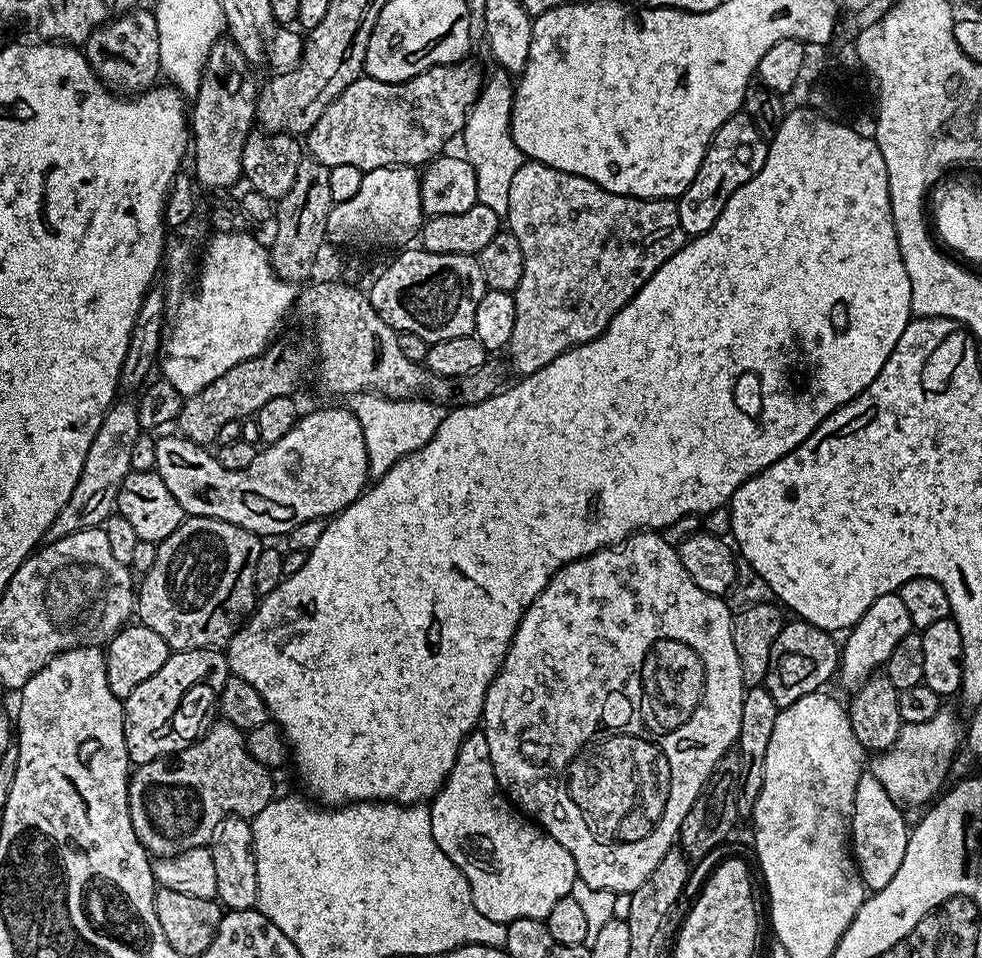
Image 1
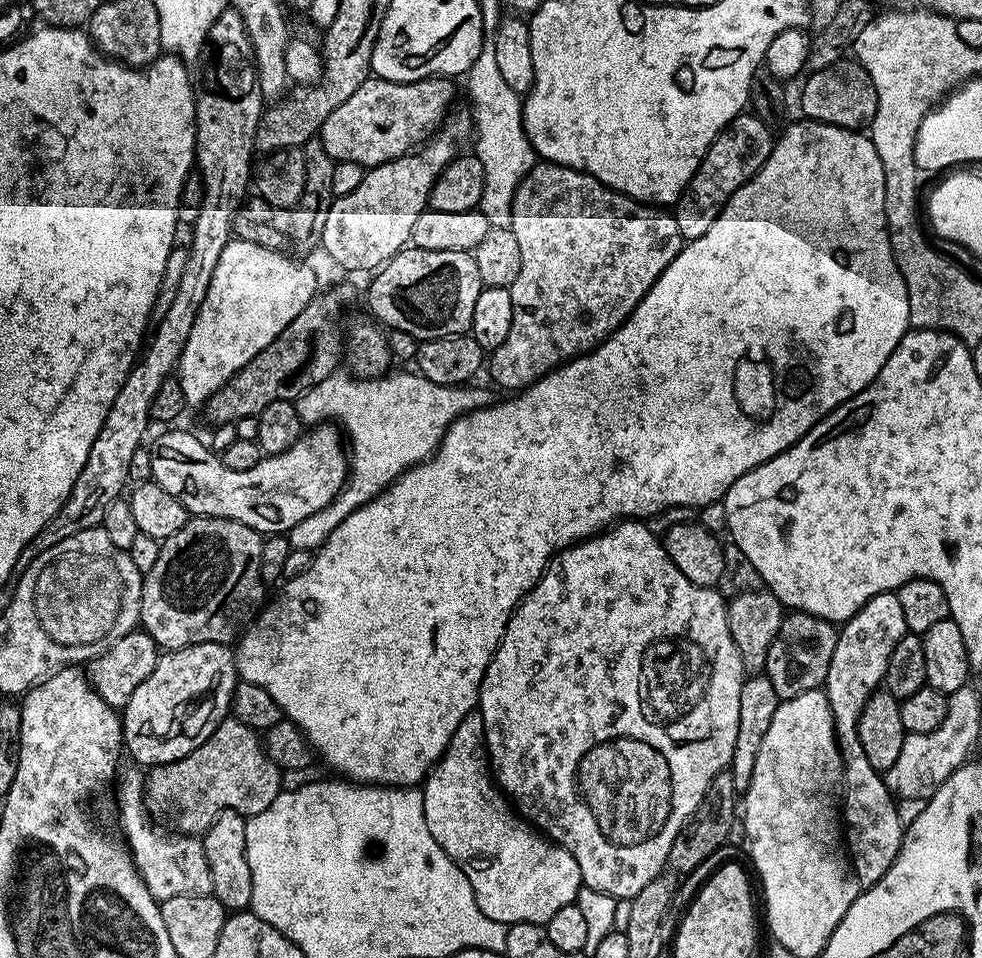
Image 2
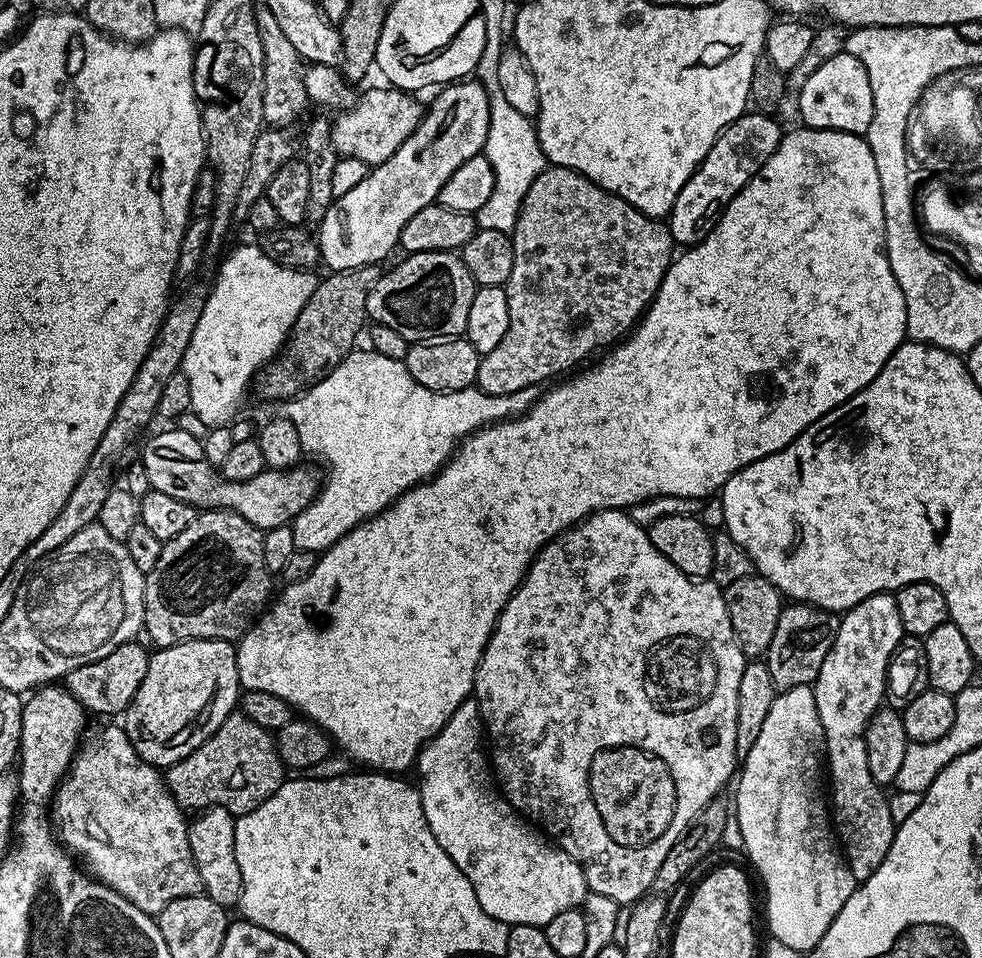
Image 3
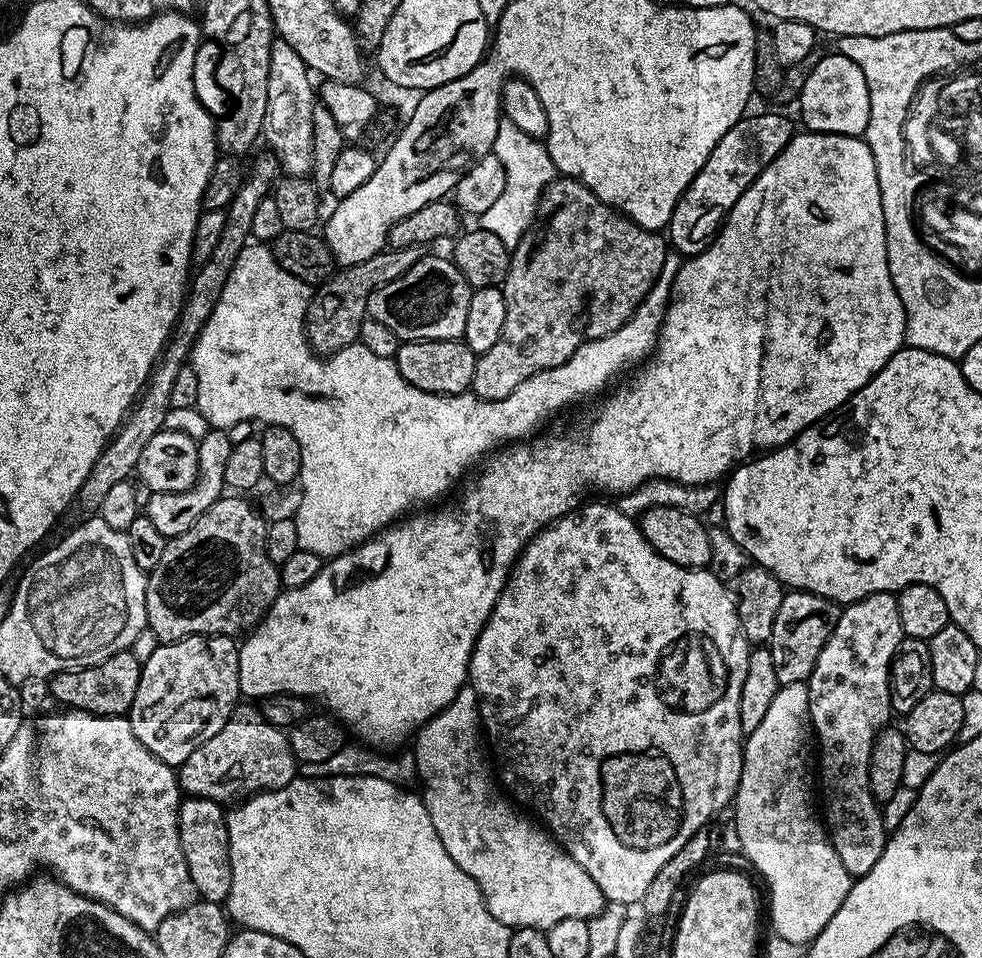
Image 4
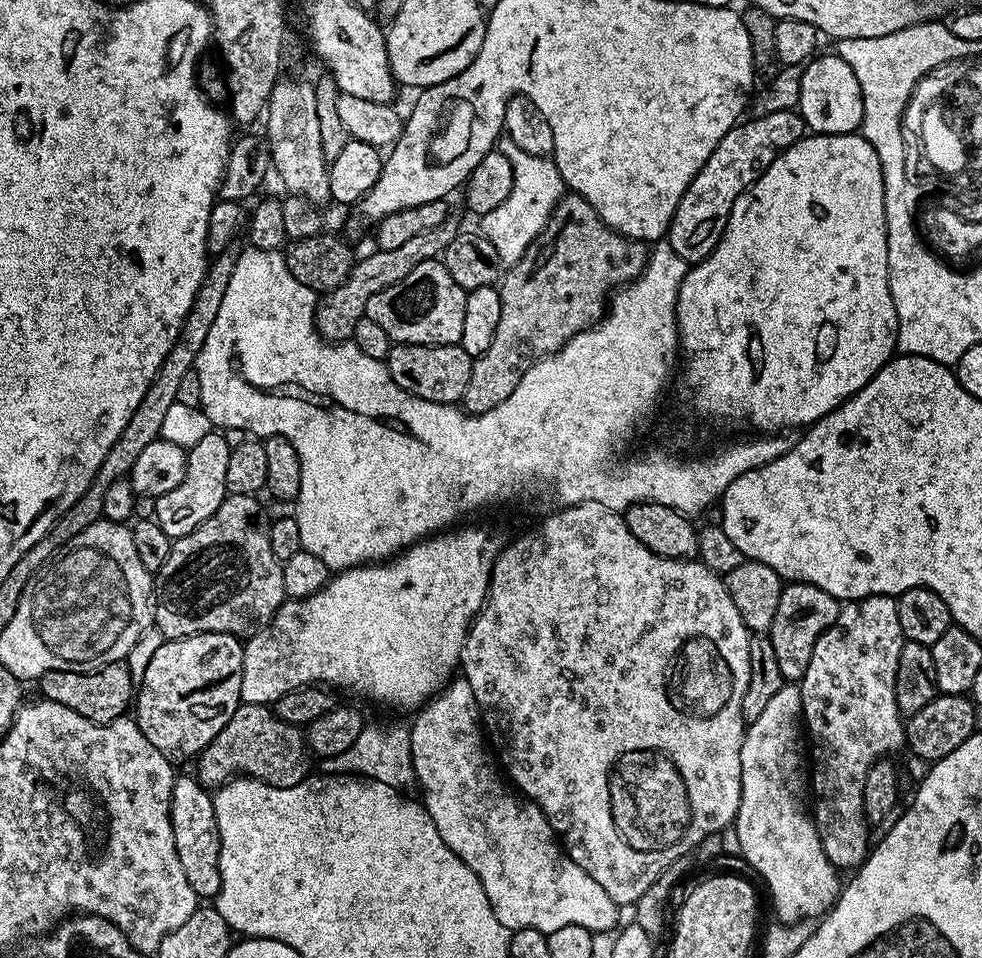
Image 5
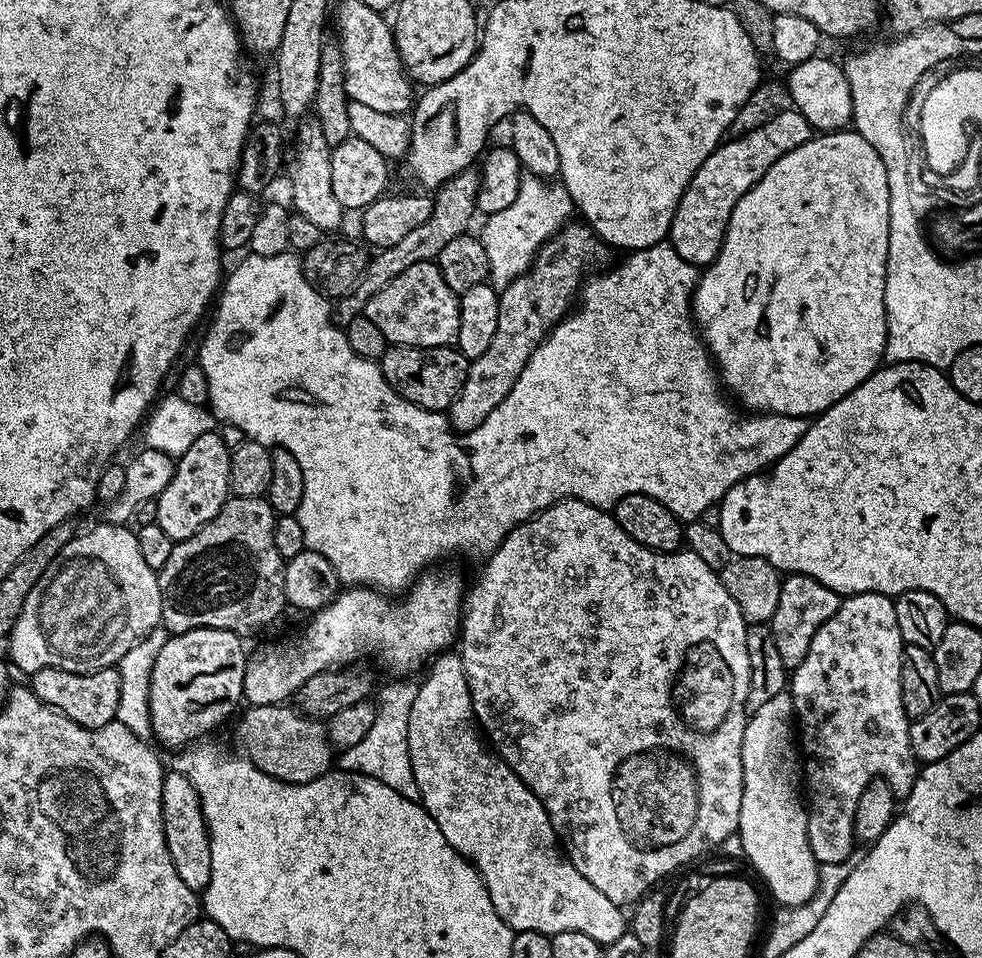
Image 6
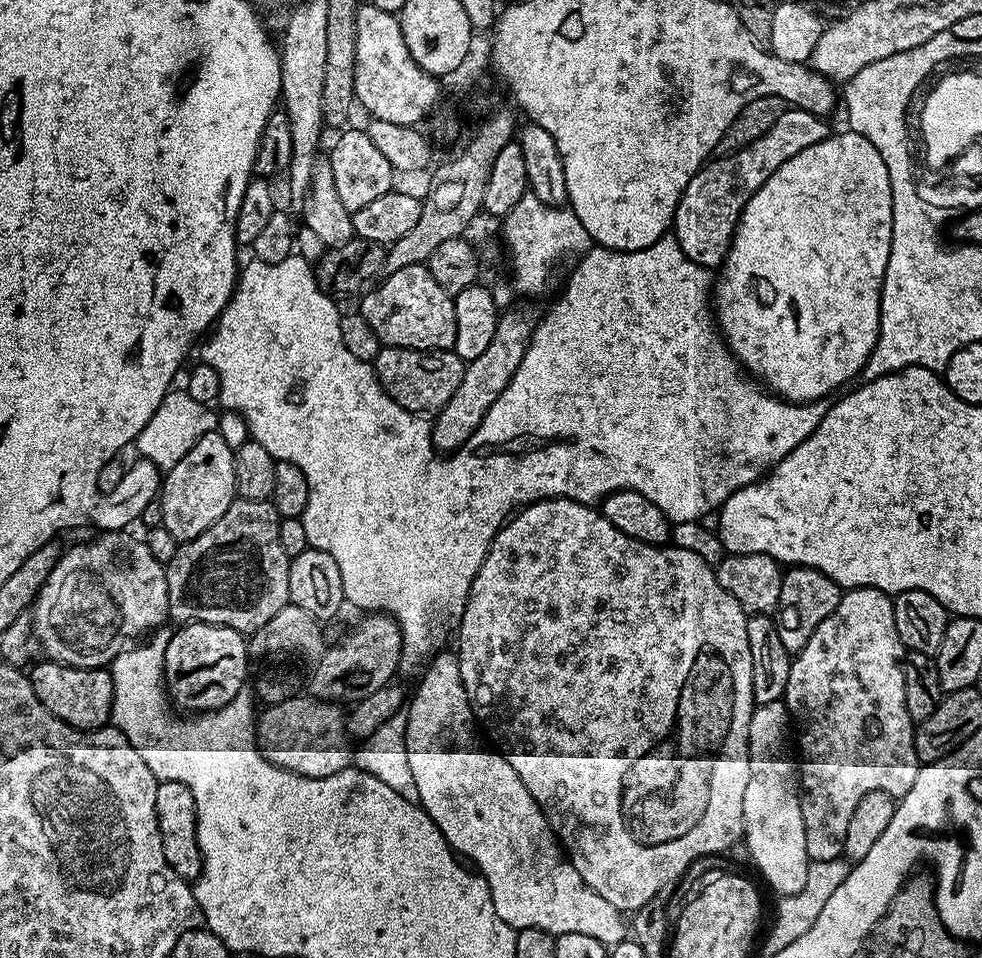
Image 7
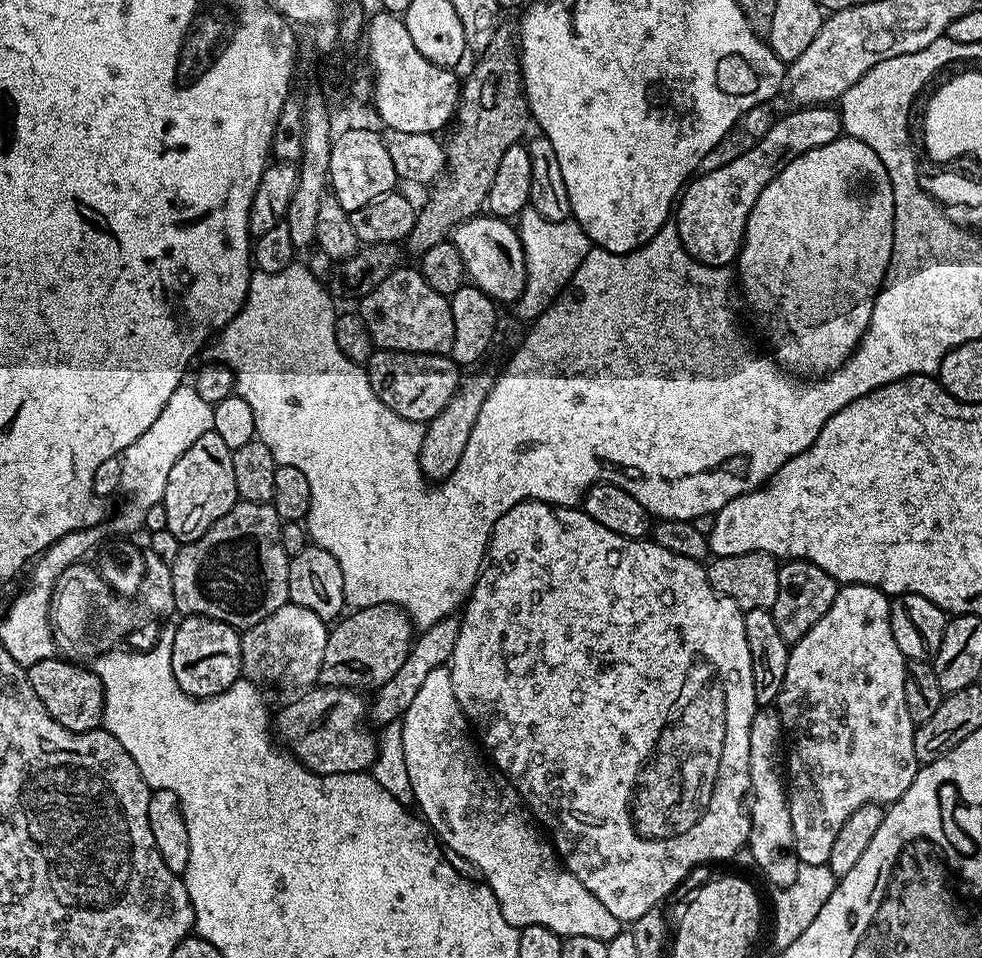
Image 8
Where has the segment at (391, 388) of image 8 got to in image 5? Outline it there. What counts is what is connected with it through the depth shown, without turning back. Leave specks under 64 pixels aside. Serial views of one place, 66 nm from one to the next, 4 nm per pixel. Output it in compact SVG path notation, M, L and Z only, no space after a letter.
M397 344L388 352L388 373L402 390L426 402L459 405L470 382L474 357L458 344Z

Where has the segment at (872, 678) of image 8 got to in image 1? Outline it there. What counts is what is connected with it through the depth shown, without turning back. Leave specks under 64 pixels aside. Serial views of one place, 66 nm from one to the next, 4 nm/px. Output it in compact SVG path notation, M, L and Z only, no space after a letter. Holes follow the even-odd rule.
M894 592L882 594L882 598L878 598L874 602L874 606L870 606L870 610L866 610L866 614L862 614L859 622L847 629L840 649L838 680L841 680L848 690L859 688L866 679L864 664L866 667L872 668L868 670L879 669L890 658L894 646L898 646L898 642L902 642L902 638L906 638L906 634L911 631L913 631L913 626L910 622L910 613L907 612L899 594ZM871 774L858 778L854 806L850 813L850 851L869 893L884 889L894 879L894 874L898 874L902 858L906 858L910 820L904 815L905 809L890 800L890 794L878 782L878 778Z

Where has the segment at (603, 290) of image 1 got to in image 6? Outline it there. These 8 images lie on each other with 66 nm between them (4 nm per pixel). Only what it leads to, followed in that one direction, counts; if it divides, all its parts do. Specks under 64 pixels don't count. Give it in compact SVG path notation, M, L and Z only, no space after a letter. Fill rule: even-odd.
M568 222L554 233L539 249L527 272L514 278L501 292L498 302L498 327L490 347L468 366L468 377L456 401L446 410L449 424L457 433L474 430L510 394L514 382L522 374L530 354L549 332L568 315L577 303L588 267L606 251L599 236L587 223ZM585 271L585 272L584 272ZM573 303L573 304L572 304ZM572 304L572 305L571 305Z

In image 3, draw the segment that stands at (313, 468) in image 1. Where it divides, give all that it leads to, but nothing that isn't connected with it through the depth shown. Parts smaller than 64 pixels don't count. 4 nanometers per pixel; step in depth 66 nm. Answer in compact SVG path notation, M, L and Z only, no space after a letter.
M175 426L169 428L169 432L160 432L144 444L142 467L146 470L151 491L178 498L200 510L226 508L263 531L291 523L306 506L312 504L319 492L319 478L317 480L315 474L304 469L304 466L266 468L262 474L246 482L226 480L207 460L204 445L194 438L194 434L186 434Z

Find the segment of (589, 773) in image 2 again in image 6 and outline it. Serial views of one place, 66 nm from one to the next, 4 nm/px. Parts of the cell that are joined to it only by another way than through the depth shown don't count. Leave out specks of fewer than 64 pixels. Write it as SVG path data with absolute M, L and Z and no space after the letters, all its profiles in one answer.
M653 750L650 752L639 752L630 758L626 758L616 767L616 775L612 777L612 793L614 794L614 810L618 814L618 822L622 830L631 838L634 844L640 848L661 848L663 844L678 842L694 826L694 818L700 814L700 788L696 785L696 771L685 757L667 750Z

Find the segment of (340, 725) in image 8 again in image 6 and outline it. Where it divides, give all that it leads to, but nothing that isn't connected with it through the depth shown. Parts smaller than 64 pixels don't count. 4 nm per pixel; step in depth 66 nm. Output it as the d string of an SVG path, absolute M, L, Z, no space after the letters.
M287 703L253 704L239 713L240 721L236 724L236 736L244 747L243 755L258 770L270 774L287 784L305 784L314 778L325 775L333 767L334 749L328 740L328 729L321 721L312 719Z

